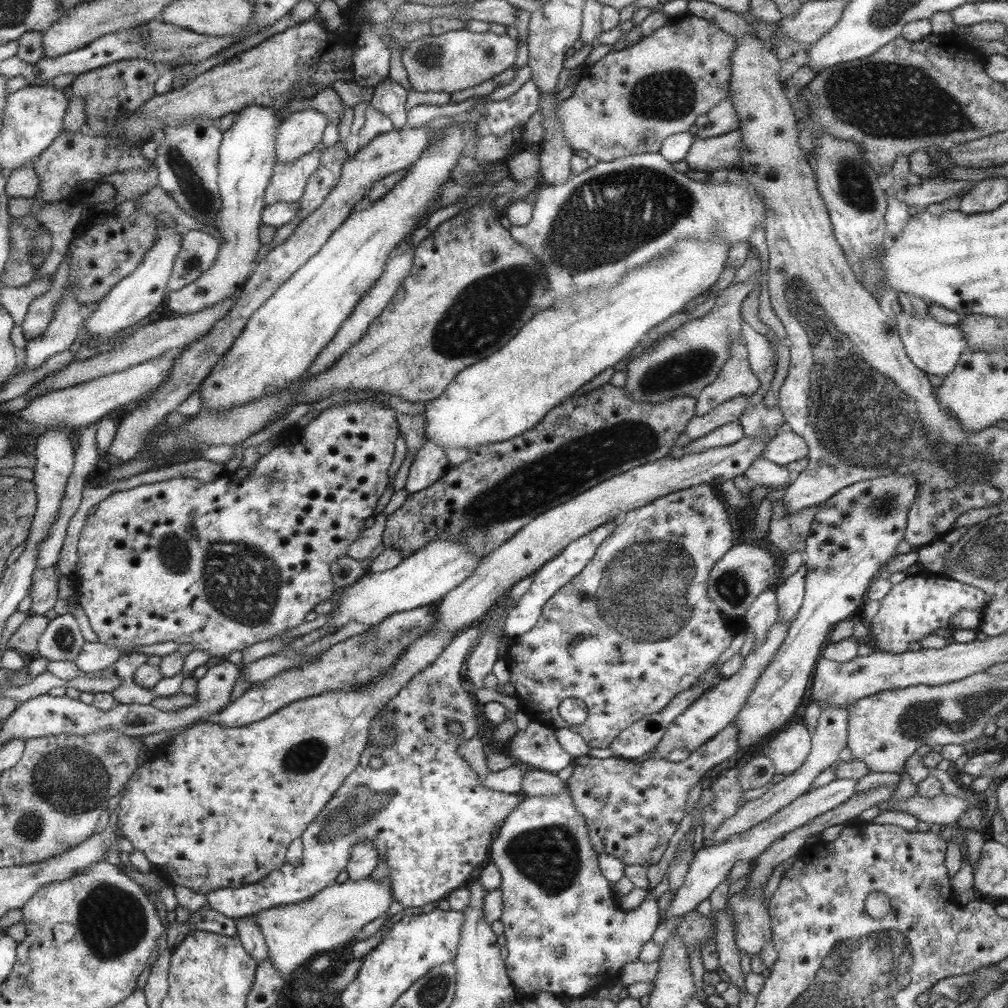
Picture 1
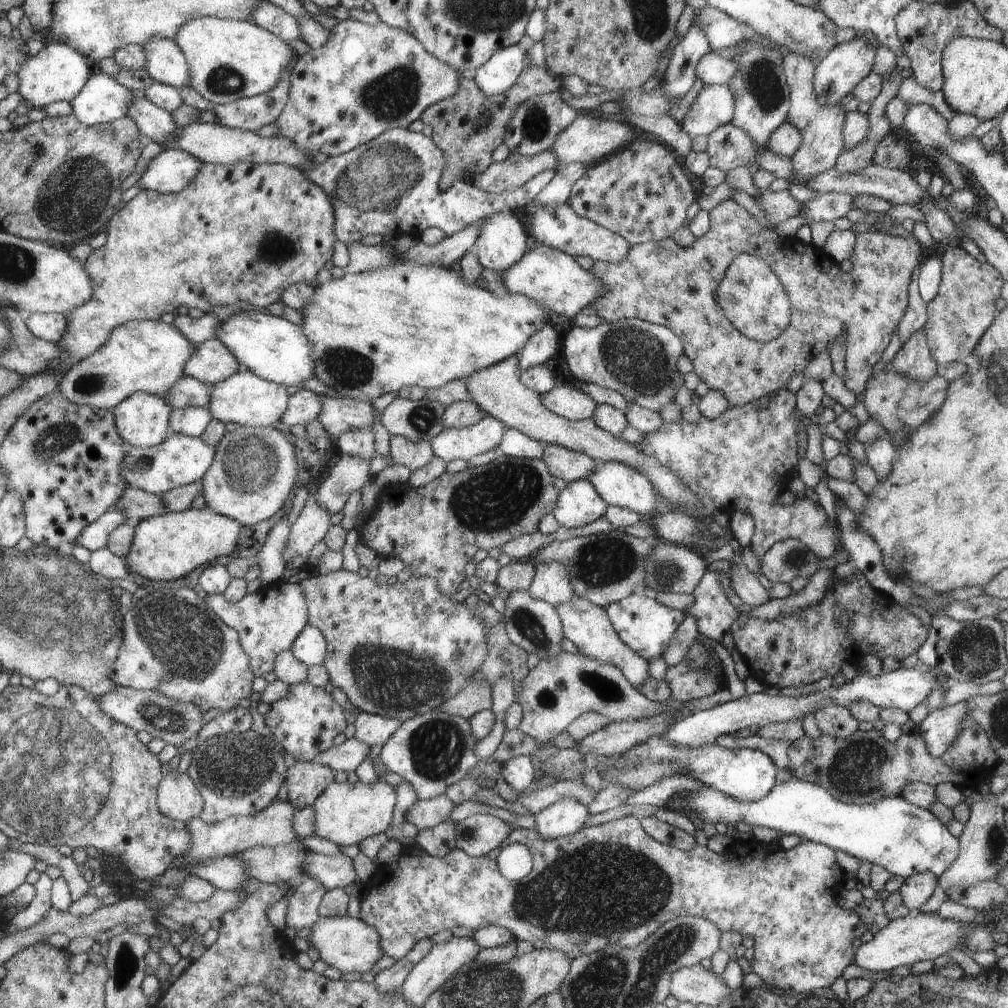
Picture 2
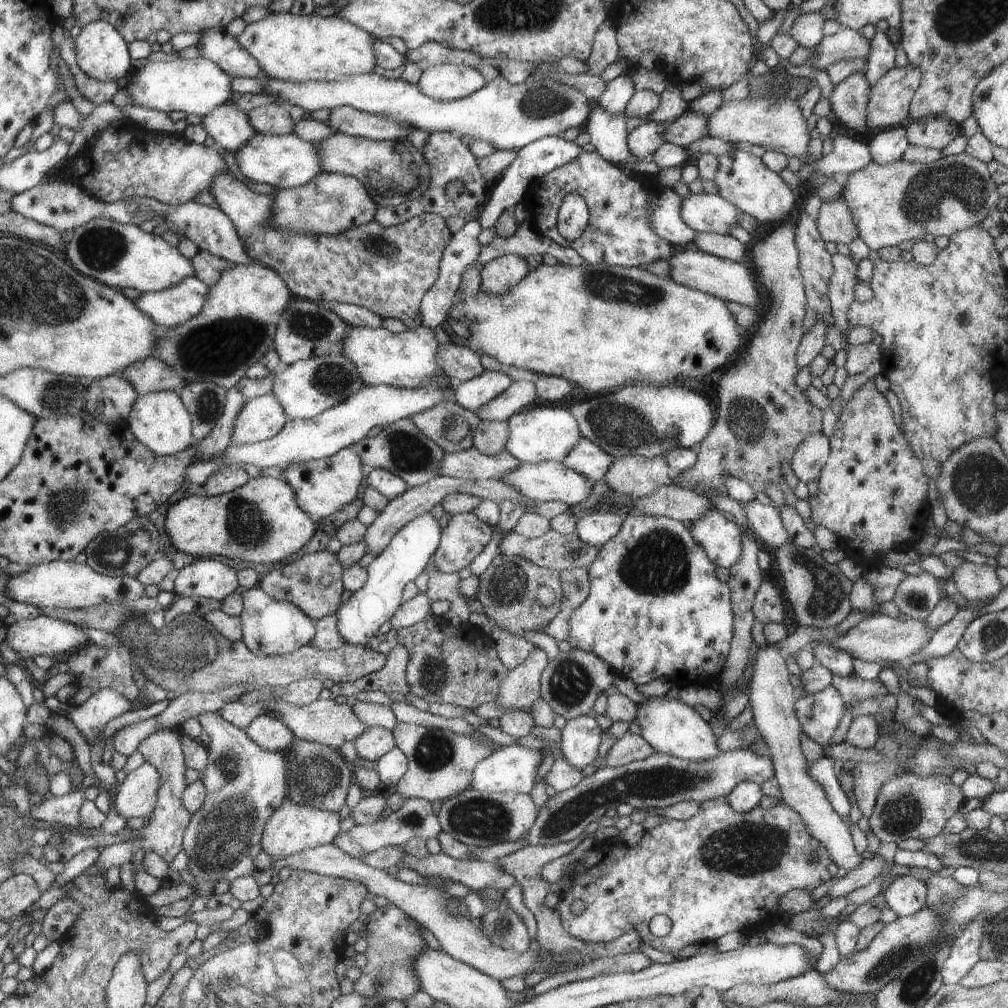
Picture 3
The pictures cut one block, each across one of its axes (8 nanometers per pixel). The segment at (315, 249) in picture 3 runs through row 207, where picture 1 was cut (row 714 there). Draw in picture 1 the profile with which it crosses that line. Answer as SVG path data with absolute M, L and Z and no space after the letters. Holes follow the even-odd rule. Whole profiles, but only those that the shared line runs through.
M432 605L389 615L383 622L368 627L365 632L331 645L317 660L309 664L299 664L291 670L275 674L273 678L261 684L249 686L241 696L229 702L216 714L216 724L219 724L220 728L240 728L265 719L275 711L279 711L281 707L311 695L321 695L327 691L349 692L361 685L365 687L369 681L389 671L389 667L393 667L393 663L397 662L397 657L404 654L405 649L417 637L433 629L433 620L437 619L437 613L437 607Z

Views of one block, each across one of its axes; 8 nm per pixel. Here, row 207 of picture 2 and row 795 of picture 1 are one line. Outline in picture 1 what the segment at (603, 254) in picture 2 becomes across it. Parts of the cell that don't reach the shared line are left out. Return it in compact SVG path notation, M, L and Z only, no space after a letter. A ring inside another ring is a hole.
M563 788L559 794L525 796L523 802L517 808L513 808L513 811L509 812L507 818L501 823L489 847L487 862L493 863L500 874L498 890L502 896L502 911L499 921L503 925L503 934L506 943L505 950L507 950L505 965L508 968L508 977L511 978L513 987L517 988L518 996L522 996L524 999L530 999L537 992L549 992L559 1000L583 998L593 996L600 988L610 987L617 979L620 969L625 967L625 964L637 961L639 950L651 940L651 936L659 923L657 899L648 891L645 899L641 901L641 905L631 911L623 912L615 906L615 896L611 892L610 882L600 872L599 864L597 864L597 853L592 848L592 842L589 840L588 832L585 818L577 812L572 795L569 794L567 788Z

